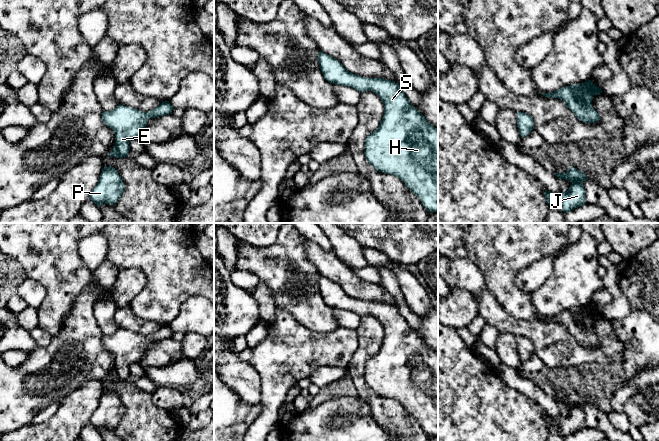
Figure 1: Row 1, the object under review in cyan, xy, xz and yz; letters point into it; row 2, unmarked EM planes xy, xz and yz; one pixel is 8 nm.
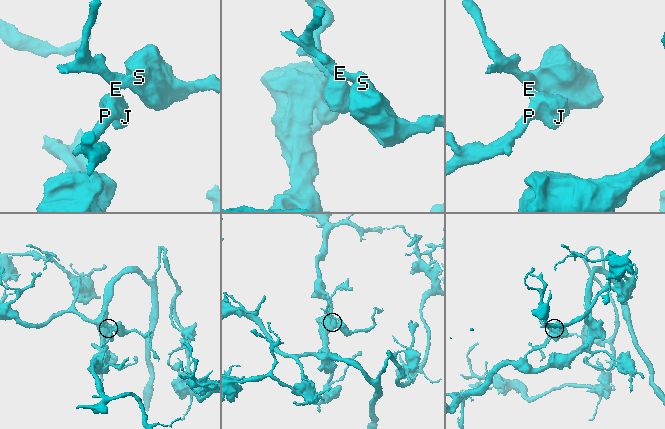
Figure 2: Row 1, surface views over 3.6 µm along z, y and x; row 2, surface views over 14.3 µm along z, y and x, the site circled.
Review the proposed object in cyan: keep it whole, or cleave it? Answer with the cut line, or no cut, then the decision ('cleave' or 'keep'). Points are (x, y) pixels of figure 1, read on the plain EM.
cut none; keep

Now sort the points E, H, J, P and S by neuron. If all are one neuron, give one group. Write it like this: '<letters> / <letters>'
E H J P S

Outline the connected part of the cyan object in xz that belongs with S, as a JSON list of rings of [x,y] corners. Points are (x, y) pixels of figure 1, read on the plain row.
[[[322,275],[318,285],[328,306],[354,312],[359,317],[371,314],[379,320],[385,335],[379,351],[365,364],[367,385],[377,395],[400,402],[429,436],[438,436],[438,354],[410,327],[397,306],[353,298]]]

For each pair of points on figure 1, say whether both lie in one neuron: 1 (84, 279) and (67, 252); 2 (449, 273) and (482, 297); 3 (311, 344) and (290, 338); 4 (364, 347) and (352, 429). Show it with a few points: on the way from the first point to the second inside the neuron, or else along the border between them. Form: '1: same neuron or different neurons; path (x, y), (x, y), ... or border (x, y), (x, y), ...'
1: same neuron; path (78, 272), (78, 268), (69, 259)
2: same neuron; path (458, 273), (475, 288)
3: same neuron; path (306, 344), (295, 343)
4: different neurons; border (357, 395), (369, 406), (372, 414)

